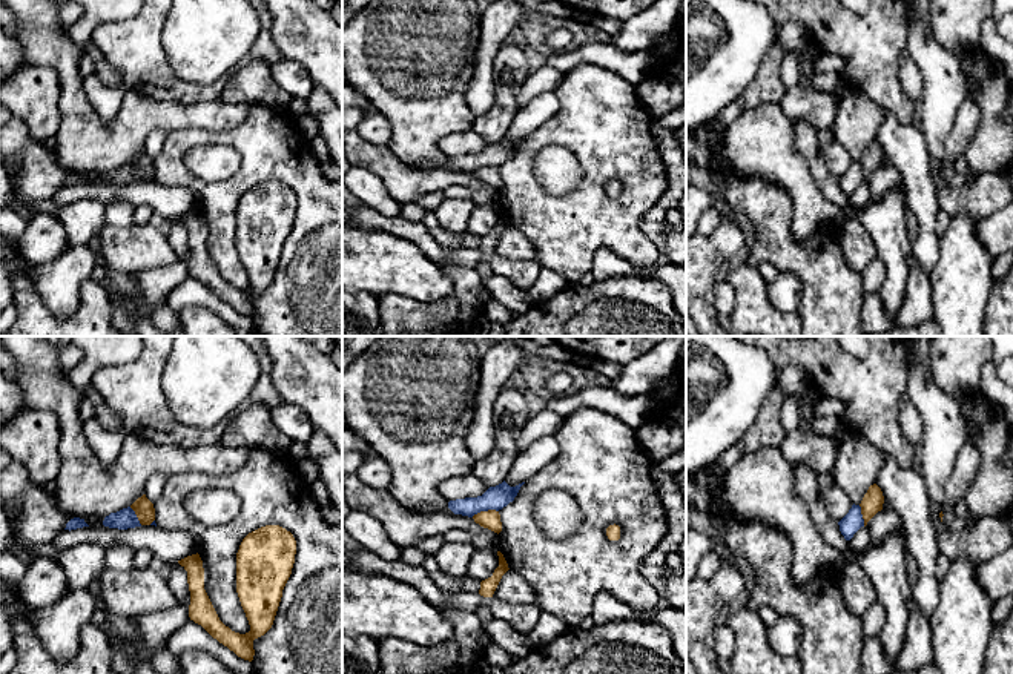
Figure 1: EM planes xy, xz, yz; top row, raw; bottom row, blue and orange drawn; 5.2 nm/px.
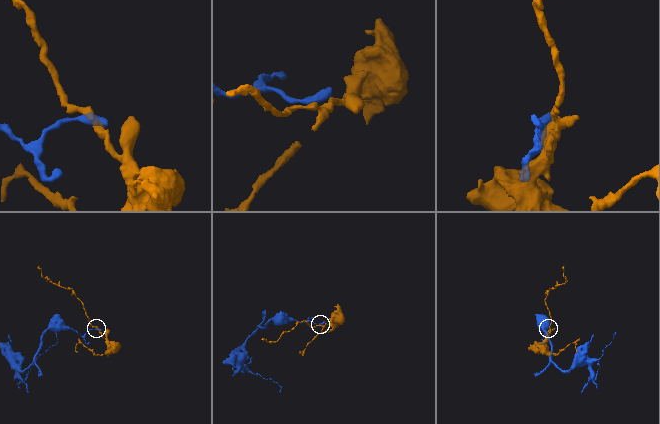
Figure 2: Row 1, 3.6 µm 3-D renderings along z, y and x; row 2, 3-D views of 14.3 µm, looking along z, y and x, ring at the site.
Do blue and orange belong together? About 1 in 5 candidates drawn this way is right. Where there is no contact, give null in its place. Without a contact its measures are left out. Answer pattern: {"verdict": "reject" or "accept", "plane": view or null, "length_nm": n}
{"verdict": "reject", "plane": "xz", "length_nm": 150}

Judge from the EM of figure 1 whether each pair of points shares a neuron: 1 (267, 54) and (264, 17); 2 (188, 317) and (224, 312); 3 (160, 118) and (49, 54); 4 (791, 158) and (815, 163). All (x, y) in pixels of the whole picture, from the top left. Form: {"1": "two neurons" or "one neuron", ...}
{"1": "one neuron", "2": "two neurons", "3": "one neuron", "4": "two neurons"}

